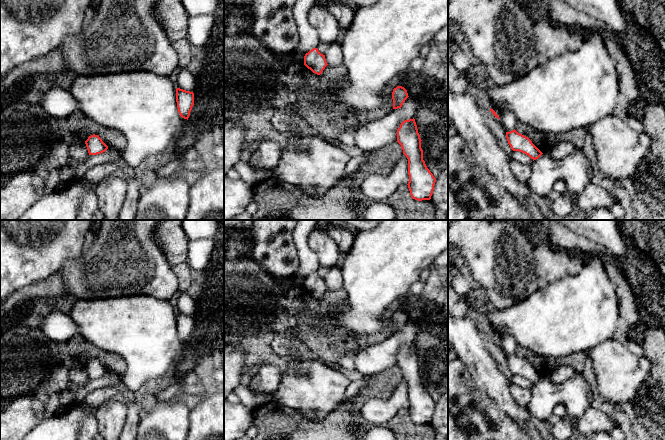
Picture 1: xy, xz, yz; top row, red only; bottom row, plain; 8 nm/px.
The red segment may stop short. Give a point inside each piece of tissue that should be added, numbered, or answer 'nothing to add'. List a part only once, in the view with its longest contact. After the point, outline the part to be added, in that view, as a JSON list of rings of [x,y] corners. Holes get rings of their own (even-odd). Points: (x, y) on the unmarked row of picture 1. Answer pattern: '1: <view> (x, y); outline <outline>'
nothing to add

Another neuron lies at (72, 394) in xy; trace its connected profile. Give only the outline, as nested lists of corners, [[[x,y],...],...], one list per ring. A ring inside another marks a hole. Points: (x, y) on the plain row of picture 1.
[[[108,372],[97,379],[88,379],[85,383],[75,384],[68,382],[62,389],[62,403],[65,407],[73,407],[84,402],[88,393],[103,387],[112,387],[121,382],[121,376],[114,372]]]

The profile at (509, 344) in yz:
[[[507,329],[500,330],[499,342],[502,345],[506,356],[510,356],[515,353],[518,343]]]

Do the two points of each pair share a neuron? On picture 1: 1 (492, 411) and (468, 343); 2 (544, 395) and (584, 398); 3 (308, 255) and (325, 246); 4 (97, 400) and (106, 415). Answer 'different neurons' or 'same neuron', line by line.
1: different neurons
2: same neuron
3: different neurons
4: different neurons

